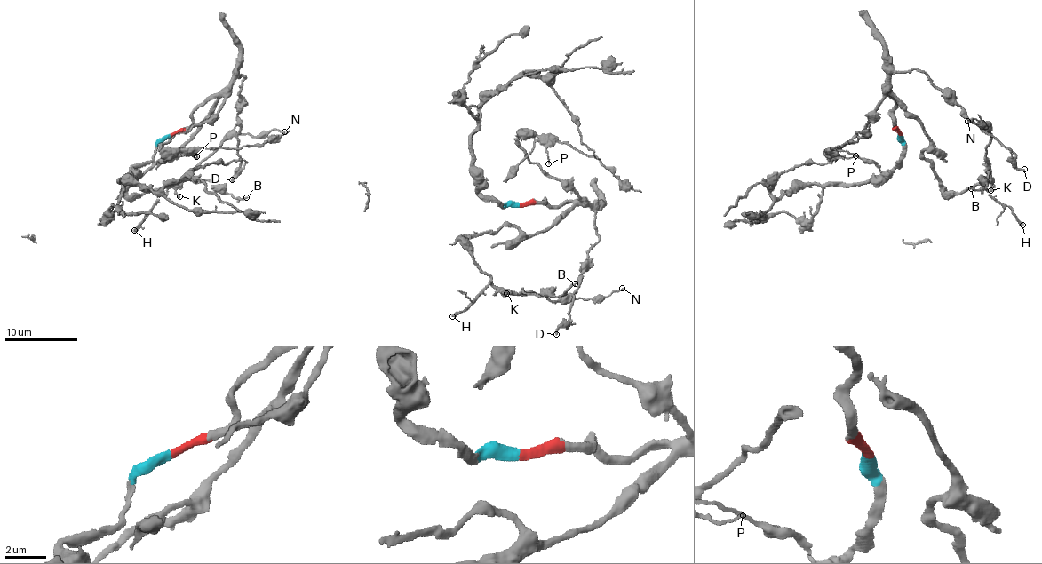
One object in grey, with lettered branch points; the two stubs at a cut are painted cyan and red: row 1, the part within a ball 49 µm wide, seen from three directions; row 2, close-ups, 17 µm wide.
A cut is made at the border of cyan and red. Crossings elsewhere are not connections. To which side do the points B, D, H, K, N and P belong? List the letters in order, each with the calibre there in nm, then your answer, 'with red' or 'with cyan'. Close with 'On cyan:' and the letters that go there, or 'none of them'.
B: 200 nm thick; with red
D: 200 nm thick; with red
H: 320 nm thick; with red
K: 200 nm thick; with red
N: 140 nm thick; with red
P: 100 nm thick; with red
On cyan: none of them

